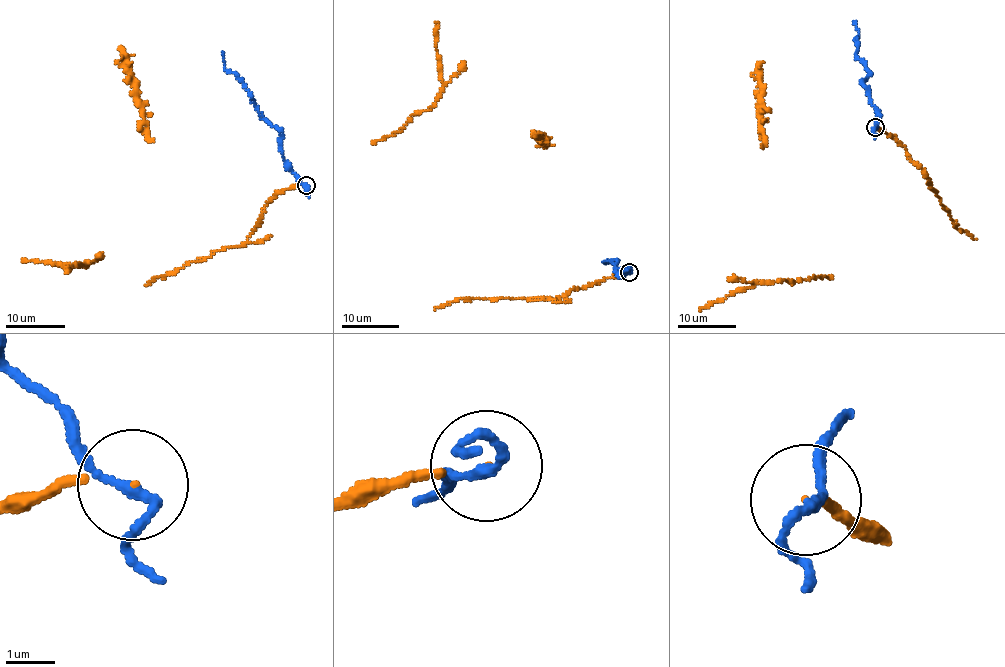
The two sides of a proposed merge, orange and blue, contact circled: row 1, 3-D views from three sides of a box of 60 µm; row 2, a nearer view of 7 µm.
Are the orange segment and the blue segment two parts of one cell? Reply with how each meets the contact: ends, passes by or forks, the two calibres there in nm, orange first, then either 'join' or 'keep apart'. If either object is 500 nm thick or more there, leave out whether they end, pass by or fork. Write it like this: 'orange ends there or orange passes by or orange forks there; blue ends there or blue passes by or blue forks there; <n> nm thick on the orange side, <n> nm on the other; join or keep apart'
orange ends there; blue passes by; 30 nm thick on the orange side, 180 nm on the other; keep apart

